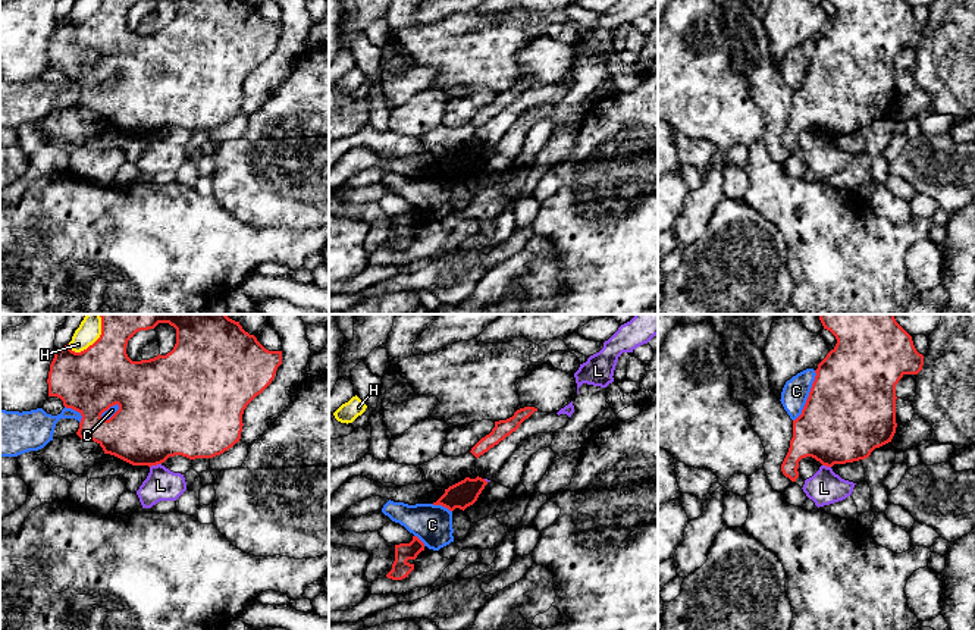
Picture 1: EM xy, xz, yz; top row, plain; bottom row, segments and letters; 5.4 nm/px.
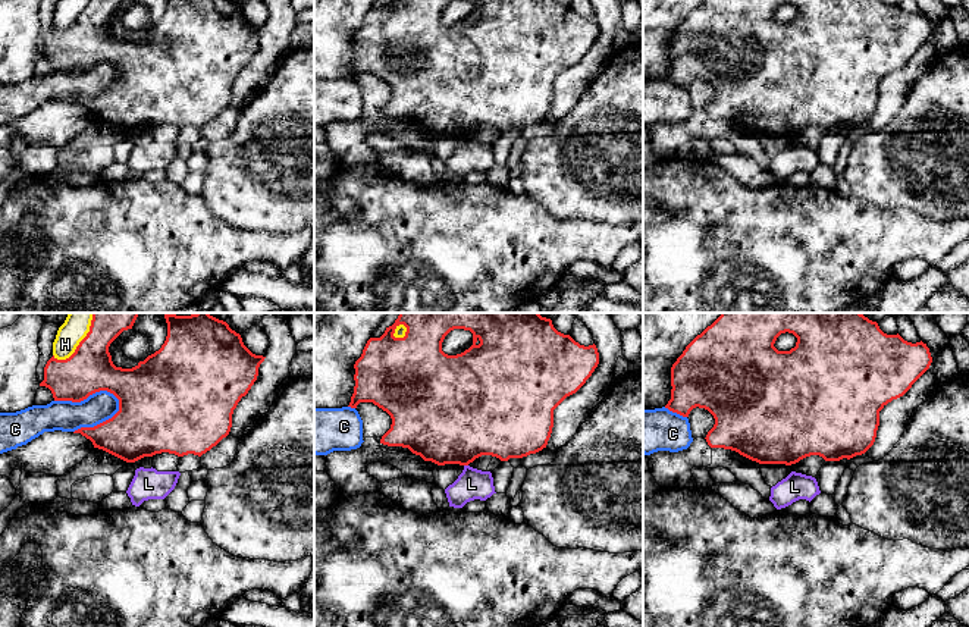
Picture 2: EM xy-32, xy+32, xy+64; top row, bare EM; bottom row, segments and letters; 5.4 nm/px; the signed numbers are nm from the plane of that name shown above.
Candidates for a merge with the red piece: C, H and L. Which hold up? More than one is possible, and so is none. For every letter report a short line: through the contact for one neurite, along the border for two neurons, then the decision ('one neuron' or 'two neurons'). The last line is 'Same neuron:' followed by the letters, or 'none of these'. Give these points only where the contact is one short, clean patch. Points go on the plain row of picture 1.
C: two neurons
H: two neurons
L: xy (160, 134), (150, 138) | two neurons
Same neuron: none of these

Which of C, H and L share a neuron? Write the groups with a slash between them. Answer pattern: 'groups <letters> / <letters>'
groups C / H / L

